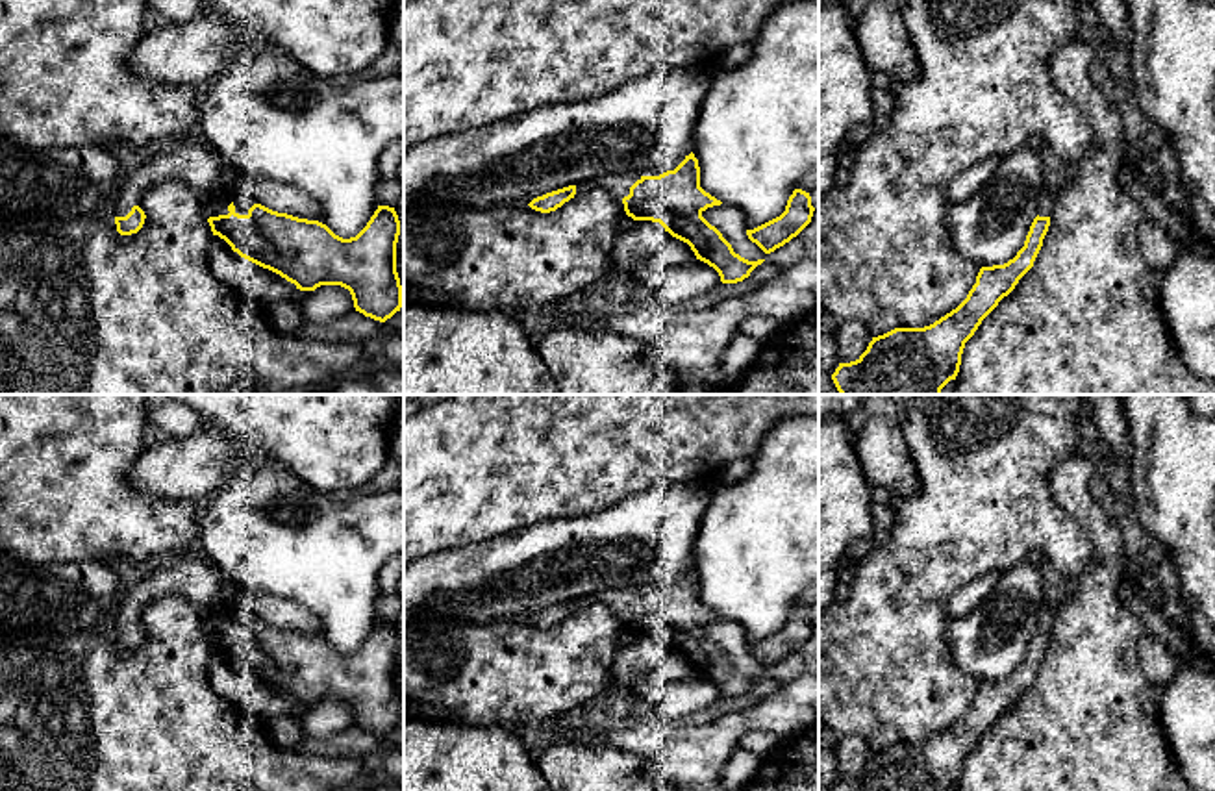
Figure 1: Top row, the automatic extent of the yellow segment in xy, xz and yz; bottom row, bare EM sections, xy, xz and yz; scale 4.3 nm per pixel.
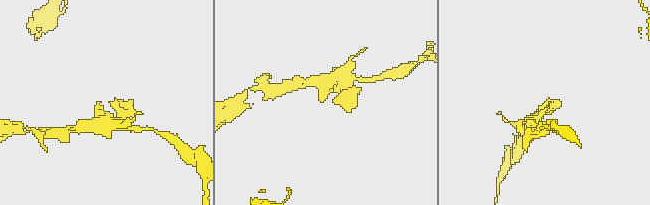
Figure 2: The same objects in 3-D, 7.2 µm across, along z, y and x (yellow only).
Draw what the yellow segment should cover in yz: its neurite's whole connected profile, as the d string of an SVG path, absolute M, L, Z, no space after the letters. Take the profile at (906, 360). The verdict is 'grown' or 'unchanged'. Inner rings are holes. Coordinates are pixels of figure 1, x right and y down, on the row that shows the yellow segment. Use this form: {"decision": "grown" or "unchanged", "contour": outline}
{"decision": "grown", "contour": "M1045 183L1039 213L1026 235L1024 246L1004 265L982 267L967 298L950 313L924 328L895 328L872 337L867 350L850 363L839 363L832 380L841 395L941 395L956 380L965 343L982 320L1008 296L1019 280L1033 267L1050 226L1054 191Z"}

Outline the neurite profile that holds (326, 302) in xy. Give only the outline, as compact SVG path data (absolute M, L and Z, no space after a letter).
M320 285L315 291L296 289L294 300L307 322L328 322L356 311L350 291L341 285Z

